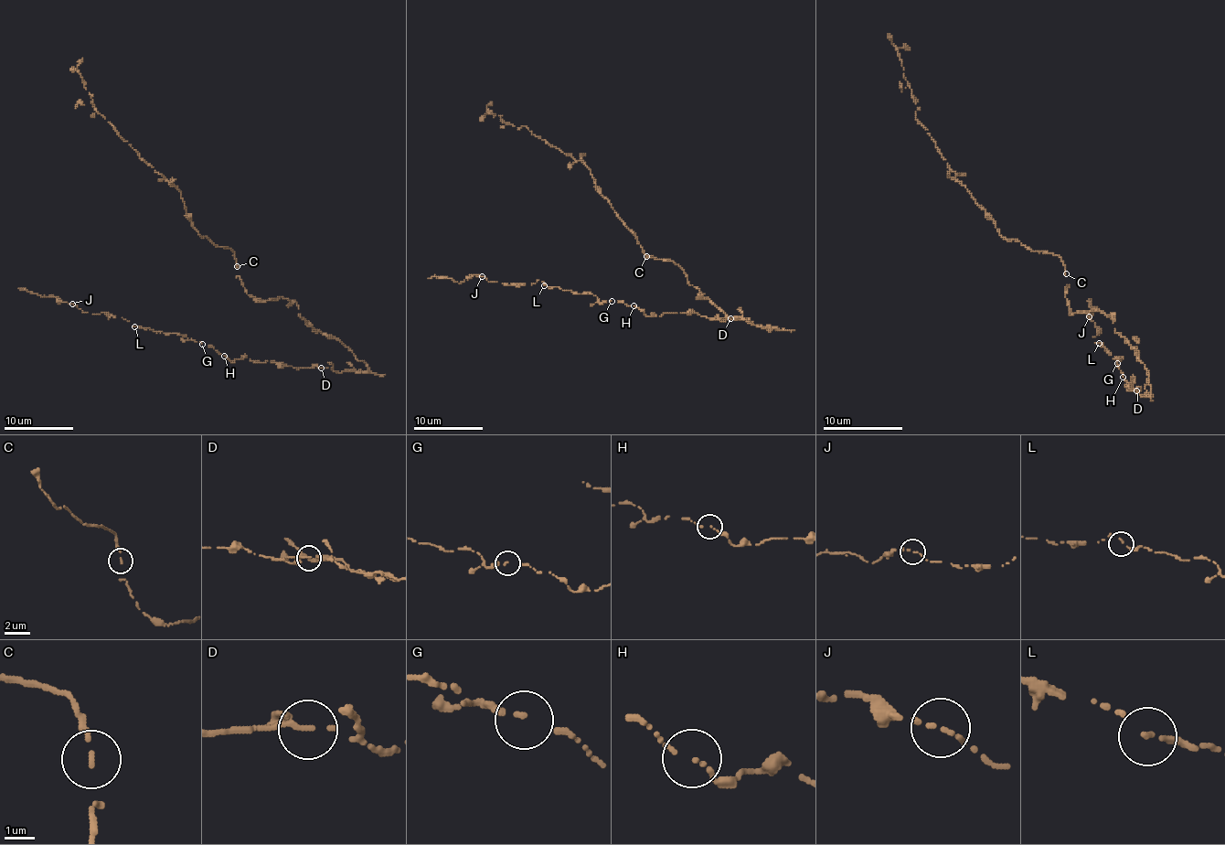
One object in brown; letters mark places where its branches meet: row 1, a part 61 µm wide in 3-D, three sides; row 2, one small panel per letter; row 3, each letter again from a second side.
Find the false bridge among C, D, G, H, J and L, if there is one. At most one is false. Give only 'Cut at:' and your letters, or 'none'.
Cut at: none

